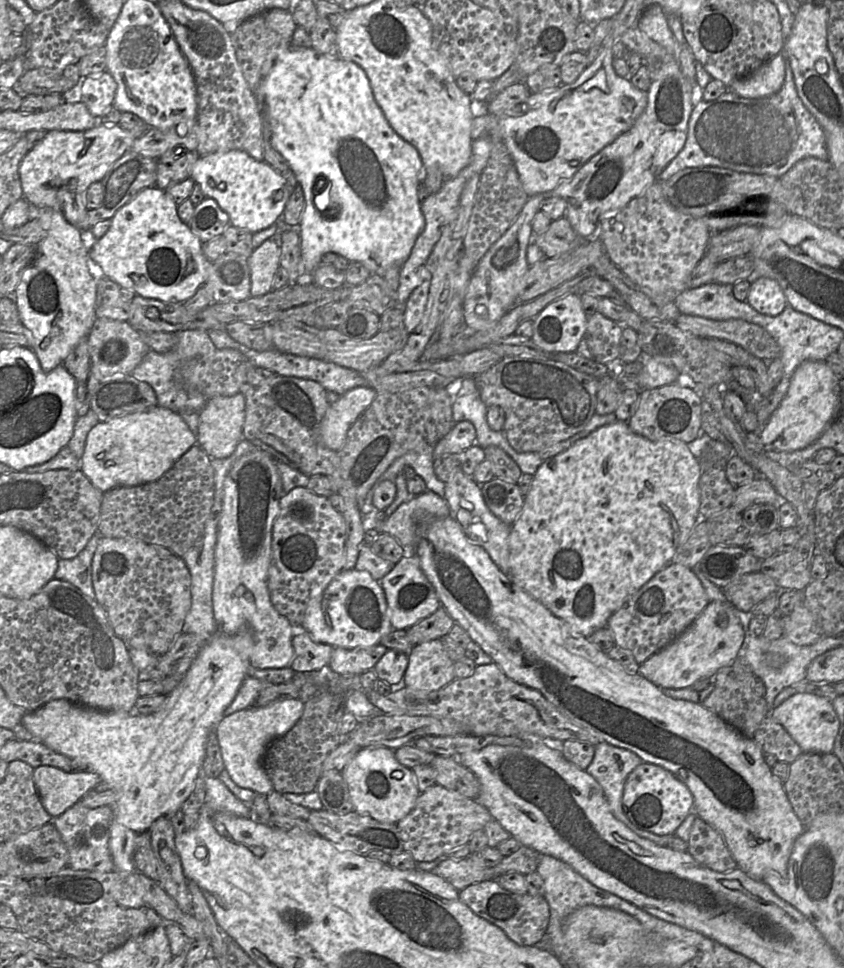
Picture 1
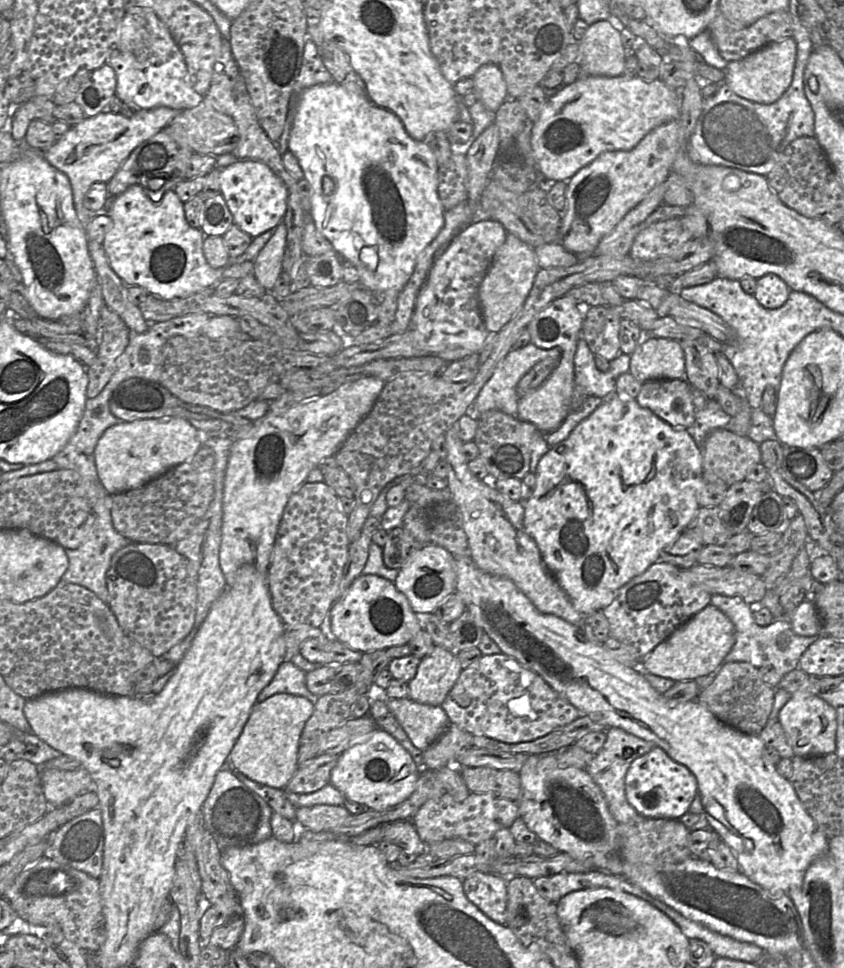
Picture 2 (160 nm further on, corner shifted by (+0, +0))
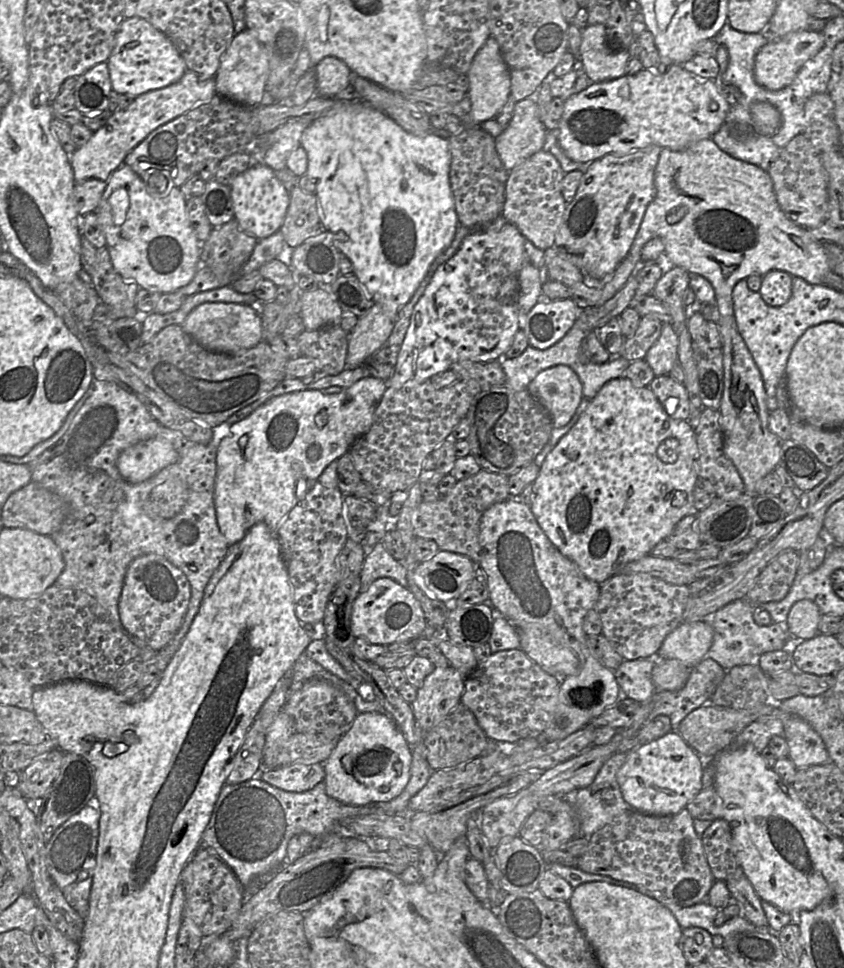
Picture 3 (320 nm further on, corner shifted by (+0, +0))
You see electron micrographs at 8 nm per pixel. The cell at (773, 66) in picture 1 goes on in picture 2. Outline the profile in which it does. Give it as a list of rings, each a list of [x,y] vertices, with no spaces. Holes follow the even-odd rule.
[[[793,37],[773,42],[743,59],[729,62],[724,71],[724,83],[747,100],[771,104],[777,101],[789,87],[794,73],[797,44]]]

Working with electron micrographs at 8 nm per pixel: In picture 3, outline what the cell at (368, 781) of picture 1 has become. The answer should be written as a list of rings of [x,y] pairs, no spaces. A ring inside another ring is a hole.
[[[358,713],[349,730],[341,736],[329,757],[323,762],[326,792],[330,797],[353,806],[391,801],[406,787],[410,778],[411,762],[412,756],[409,744],[388,714]]]

